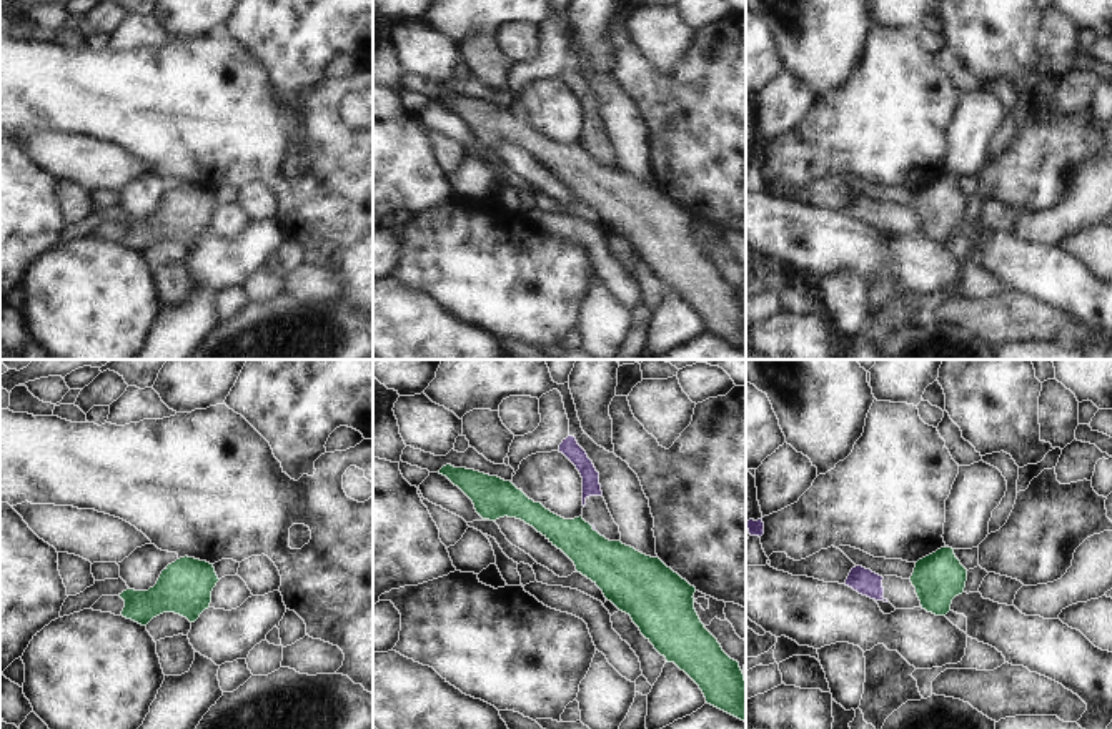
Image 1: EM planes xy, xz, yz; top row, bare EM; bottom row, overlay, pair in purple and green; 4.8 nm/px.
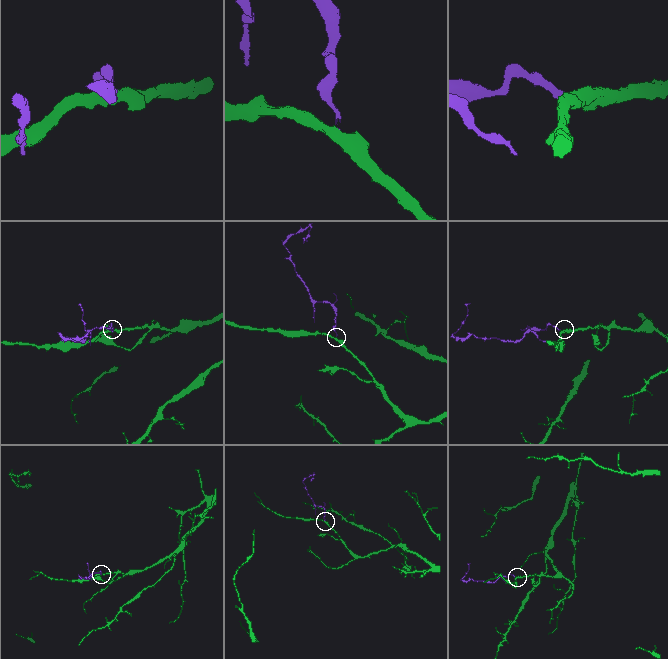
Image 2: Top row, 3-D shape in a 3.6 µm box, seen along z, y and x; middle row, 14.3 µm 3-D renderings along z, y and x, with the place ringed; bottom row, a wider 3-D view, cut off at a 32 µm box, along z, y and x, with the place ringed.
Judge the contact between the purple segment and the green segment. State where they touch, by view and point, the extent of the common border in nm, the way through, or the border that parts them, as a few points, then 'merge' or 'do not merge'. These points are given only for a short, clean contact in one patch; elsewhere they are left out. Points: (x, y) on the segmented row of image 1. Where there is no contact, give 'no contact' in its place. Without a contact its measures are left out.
meets purple in xz at (593, 528); contact 40 nm long; border along xz (591, 526), (595, 531); do not merge

